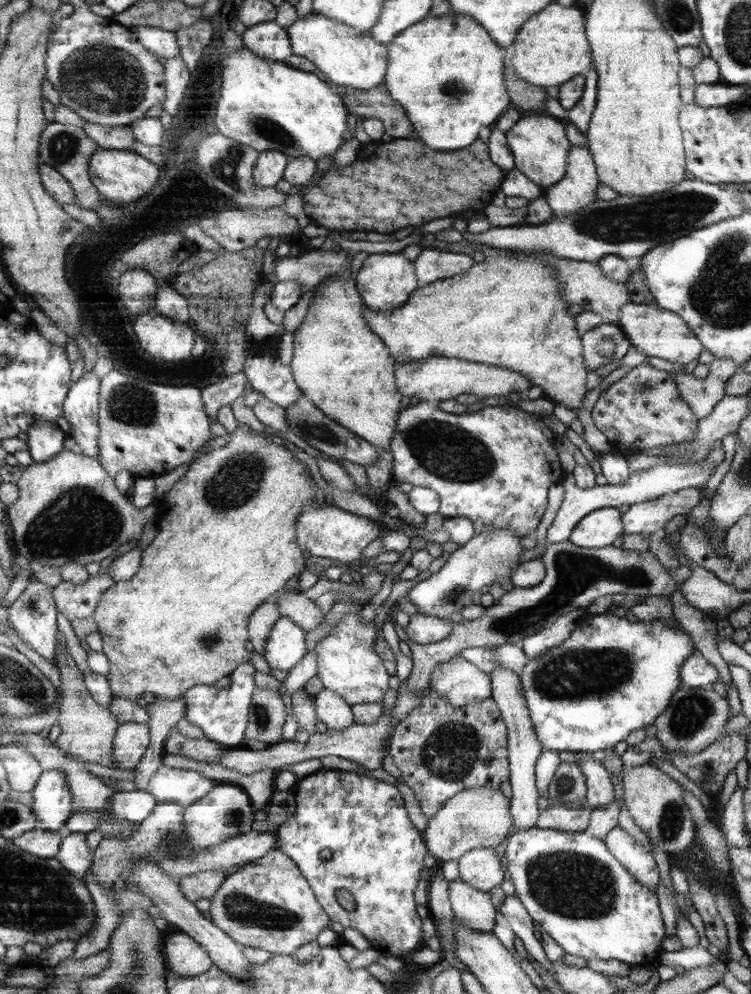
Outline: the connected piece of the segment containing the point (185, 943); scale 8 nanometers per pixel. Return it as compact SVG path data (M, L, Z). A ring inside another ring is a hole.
M176 931L165 938L164 955L167 956L169 970L182 976L203 975L214 966L214 961L211 959L210 954L207 953L207 950L184 932Z

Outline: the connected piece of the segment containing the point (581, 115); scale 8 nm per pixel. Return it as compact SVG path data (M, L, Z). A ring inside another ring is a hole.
M592 68L584 76L586 76L586 90L583 92L579 103L569 110L566 121L574 124L586 137L598 98L598 76L595 68Z

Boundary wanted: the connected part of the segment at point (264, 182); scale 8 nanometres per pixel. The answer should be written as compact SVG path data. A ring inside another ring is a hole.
M262 151L254 168L255 186L259 188L274 187L282 180L290 158L283 152Z

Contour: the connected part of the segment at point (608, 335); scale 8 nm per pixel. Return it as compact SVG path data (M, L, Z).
M602 323L583 333L583 359L589 370L620 360L630 347L628 337L615 323Z

